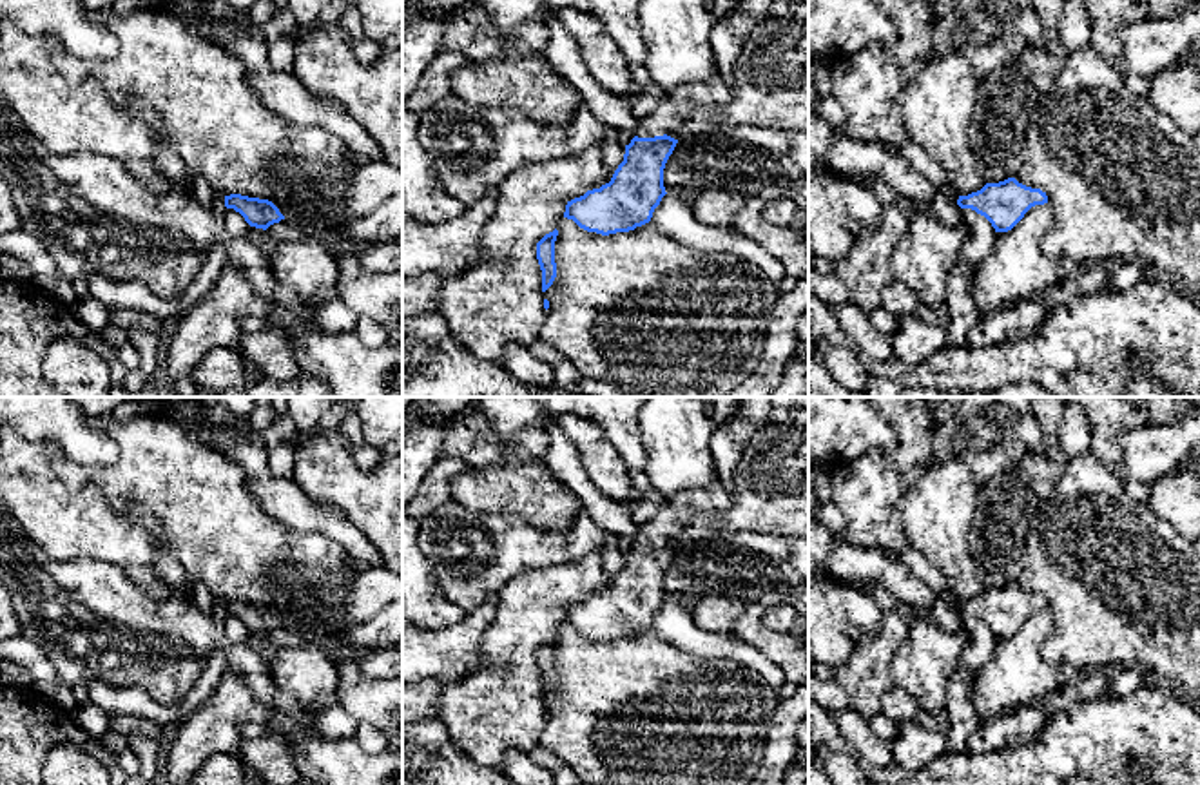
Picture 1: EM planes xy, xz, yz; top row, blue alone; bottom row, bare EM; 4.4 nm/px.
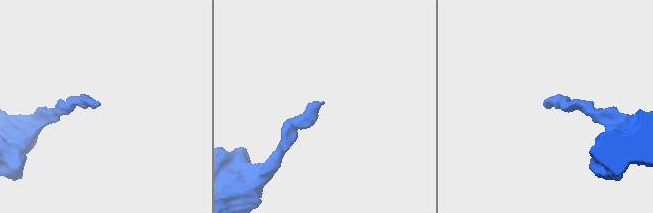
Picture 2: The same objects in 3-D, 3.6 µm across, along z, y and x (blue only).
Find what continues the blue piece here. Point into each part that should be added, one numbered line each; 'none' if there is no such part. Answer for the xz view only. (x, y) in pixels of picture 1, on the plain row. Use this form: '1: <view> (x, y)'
1: xz (677, 510)

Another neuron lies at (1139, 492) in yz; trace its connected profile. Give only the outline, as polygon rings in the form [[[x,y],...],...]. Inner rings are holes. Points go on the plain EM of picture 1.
[[[1122,477],[1122,484],[1124,484],[1126,493],[1127,493],[1133,500],[1137,500],[1137,502],[1140,502],[1140,504],[1147,504],[1147,500],[1149,500],[1149,491],[1151,491],[1149,484],[1138,482],[1138,480],[1133,480],[1133,479],[1124,479],[1124,477]]]

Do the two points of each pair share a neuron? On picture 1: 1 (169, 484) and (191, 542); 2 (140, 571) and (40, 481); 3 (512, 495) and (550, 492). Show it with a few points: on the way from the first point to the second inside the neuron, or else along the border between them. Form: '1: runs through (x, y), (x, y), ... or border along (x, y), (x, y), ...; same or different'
1: runs through (183, 499), (191, 506), (191, 528); same
2: runs through (115, 546), (66, 506); same
3: runs through (521, 492), (541, 492); same

